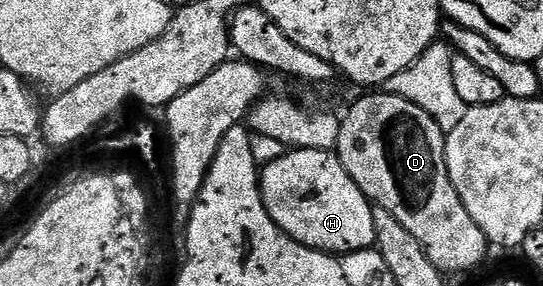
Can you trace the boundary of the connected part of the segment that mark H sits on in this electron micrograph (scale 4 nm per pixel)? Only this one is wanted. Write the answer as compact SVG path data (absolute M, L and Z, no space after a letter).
M297 150L283 152L280 158L262 167L259 191L265 208L274 222L294 242L325 254L353 254L375 245L373 204L353 184L341 164L338 153L330 150Z

